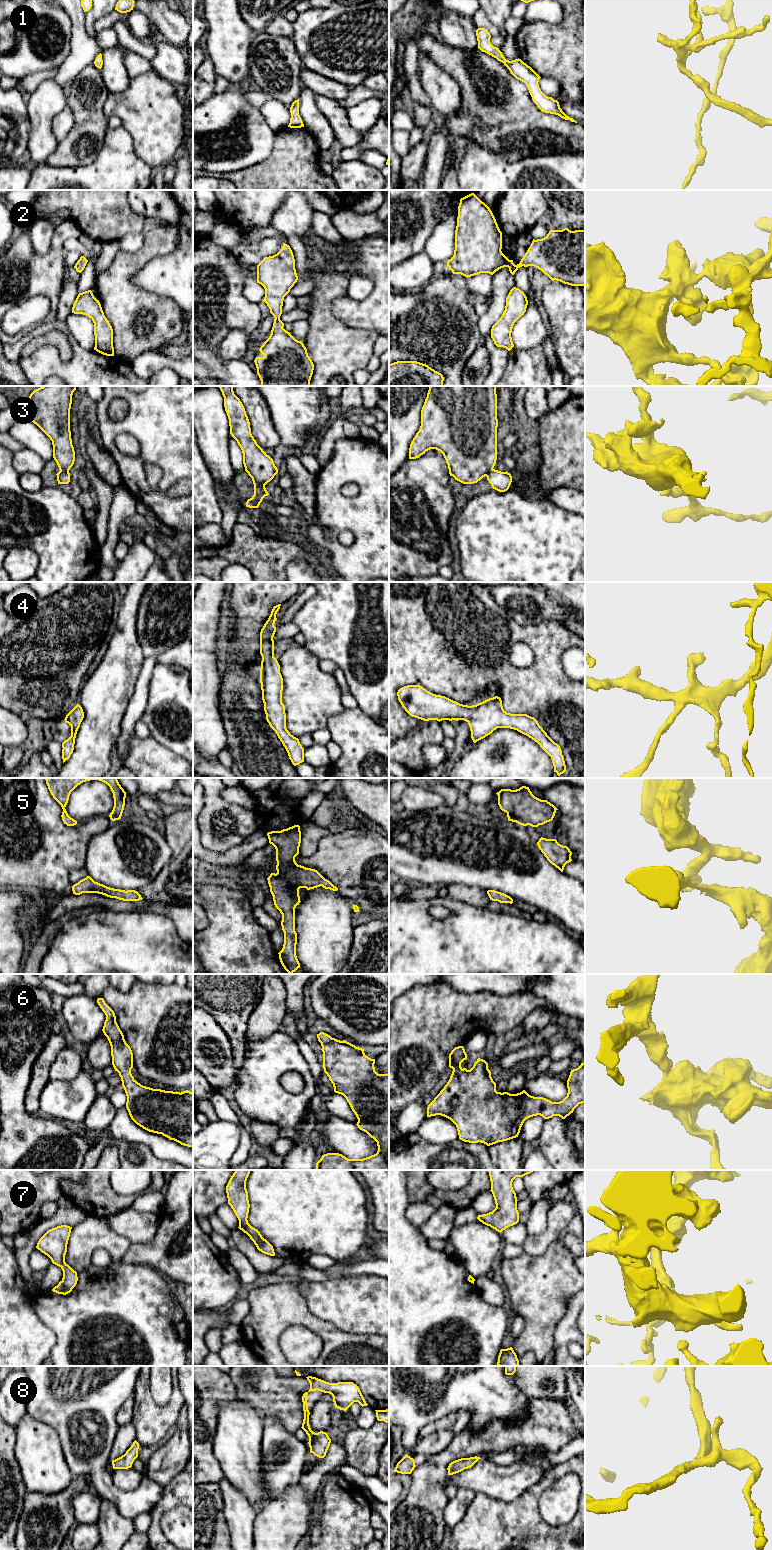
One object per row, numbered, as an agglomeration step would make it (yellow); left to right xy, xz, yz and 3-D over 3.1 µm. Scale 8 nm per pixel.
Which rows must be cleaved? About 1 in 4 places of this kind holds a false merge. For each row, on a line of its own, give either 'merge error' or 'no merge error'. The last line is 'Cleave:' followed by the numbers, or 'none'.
1: no merge error
2: no merge error
3: merge error
4: no merge error
5: no merge error
6: no merge error
7: no merge error
8: no merge error
Cleave: 3

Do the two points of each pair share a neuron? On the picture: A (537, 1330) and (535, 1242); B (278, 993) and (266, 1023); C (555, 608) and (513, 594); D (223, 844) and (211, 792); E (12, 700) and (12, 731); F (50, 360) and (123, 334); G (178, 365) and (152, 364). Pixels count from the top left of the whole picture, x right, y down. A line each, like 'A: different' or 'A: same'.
A: different
B: same
C: same
D: same
E: different
F: different
G: same

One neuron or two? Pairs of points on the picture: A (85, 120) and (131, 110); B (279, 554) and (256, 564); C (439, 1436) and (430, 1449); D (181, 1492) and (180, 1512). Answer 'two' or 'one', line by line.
A: two
B: one
C: one
D: two

